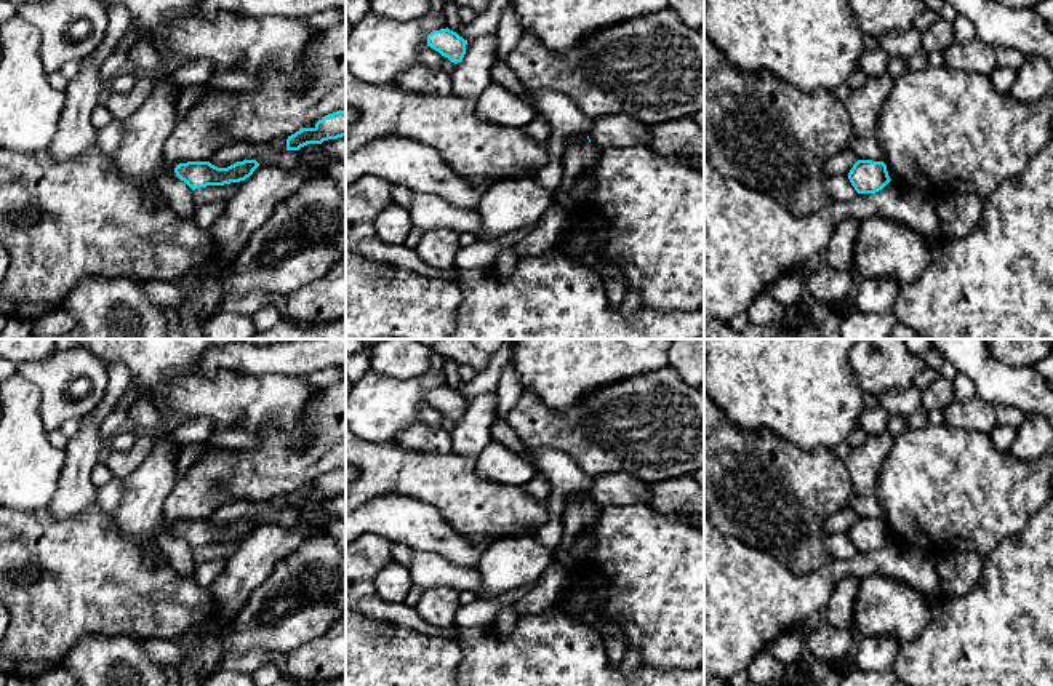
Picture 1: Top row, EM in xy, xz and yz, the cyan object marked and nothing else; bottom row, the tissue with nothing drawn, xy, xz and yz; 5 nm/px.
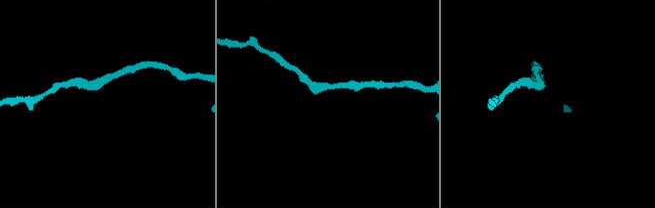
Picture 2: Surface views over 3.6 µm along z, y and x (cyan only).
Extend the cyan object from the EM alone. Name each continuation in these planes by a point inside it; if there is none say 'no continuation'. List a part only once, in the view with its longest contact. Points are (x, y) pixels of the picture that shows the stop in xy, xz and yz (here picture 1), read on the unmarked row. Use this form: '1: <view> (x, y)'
no continuation

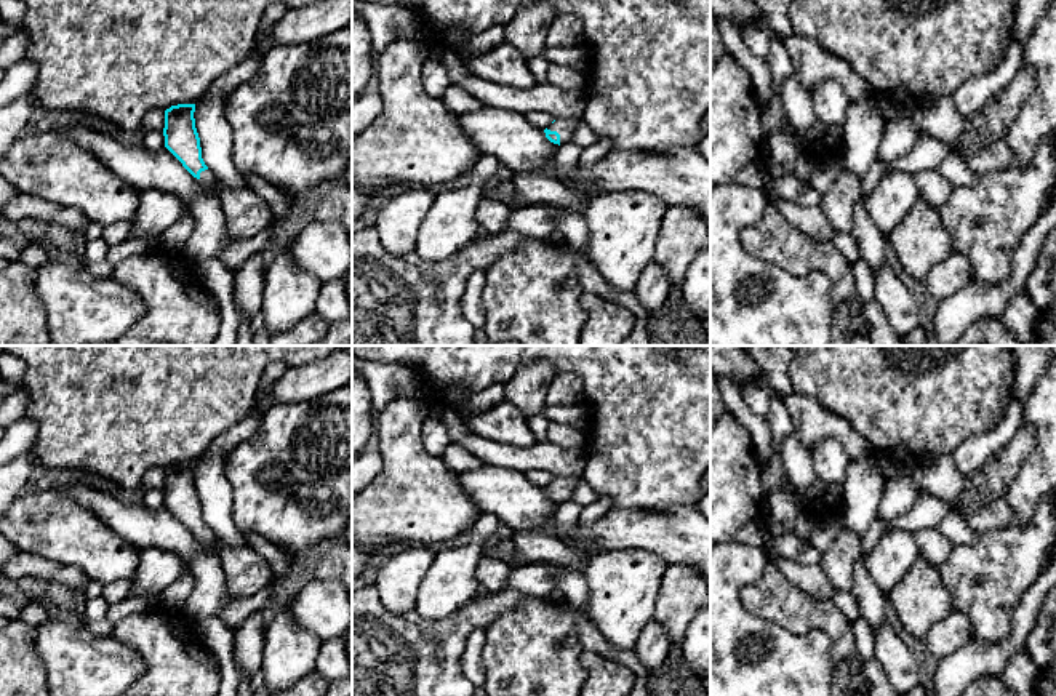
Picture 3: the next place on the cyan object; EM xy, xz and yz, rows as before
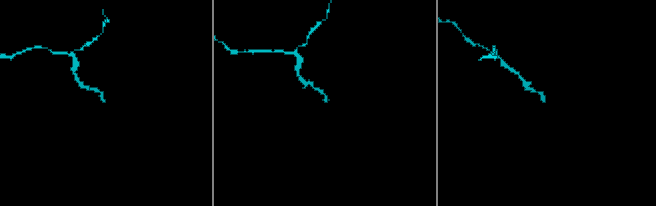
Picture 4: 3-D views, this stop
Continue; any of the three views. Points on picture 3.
1: xz (565, 485)

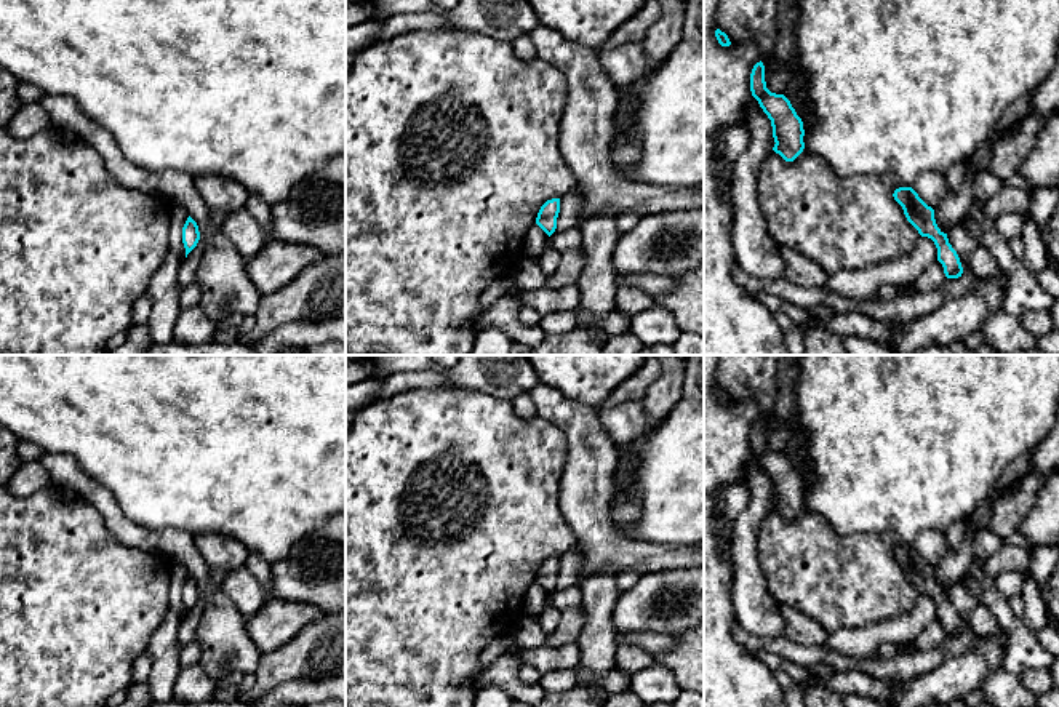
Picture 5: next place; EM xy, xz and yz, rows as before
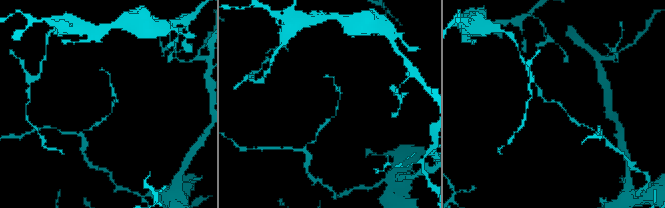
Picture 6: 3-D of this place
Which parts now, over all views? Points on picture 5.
no continuation

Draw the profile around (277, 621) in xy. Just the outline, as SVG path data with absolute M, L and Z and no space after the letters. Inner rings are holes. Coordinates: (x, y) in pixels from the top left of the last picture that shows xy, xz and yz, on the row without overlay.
M274 597L256 614L246 617L246 630L261 654L270 653L286 645L322 614L323 611L310 603Z

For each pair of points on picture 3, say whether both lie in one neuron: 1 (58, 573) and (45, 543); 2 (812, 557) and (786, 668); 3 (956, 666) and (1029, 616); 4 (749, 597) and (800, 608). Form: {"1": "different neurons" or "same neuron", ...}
{"1": "different neurons", "2": "different neurons", "3": "same neuron", "4": "same neuron"}

